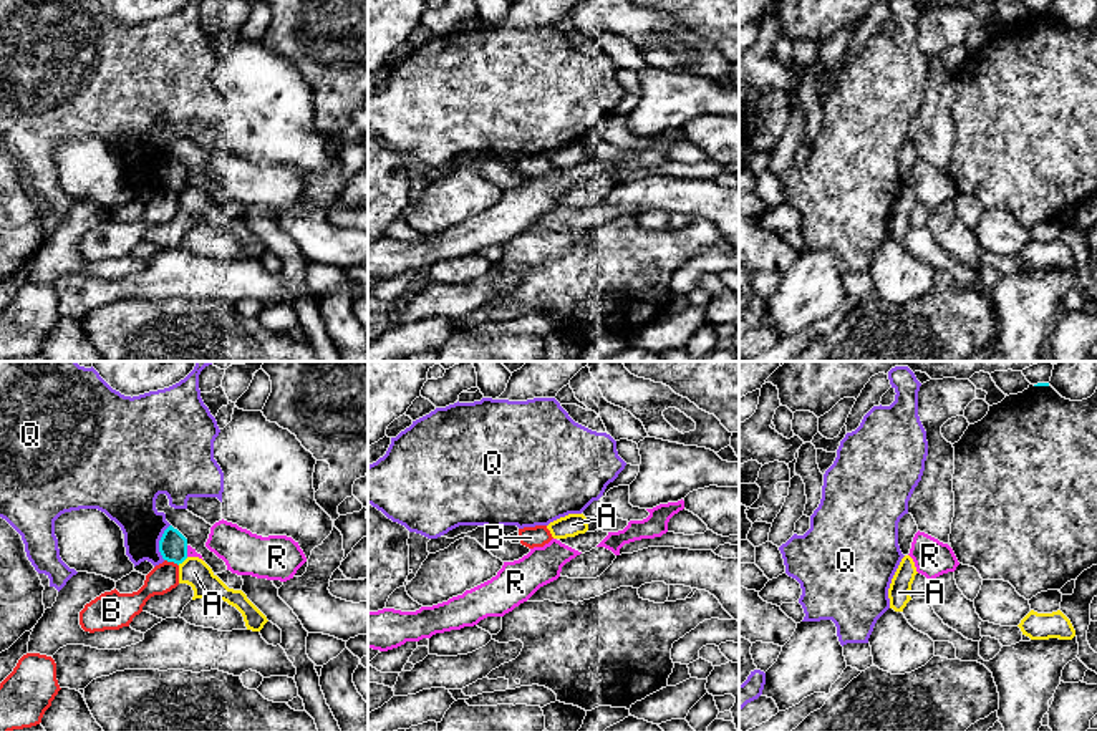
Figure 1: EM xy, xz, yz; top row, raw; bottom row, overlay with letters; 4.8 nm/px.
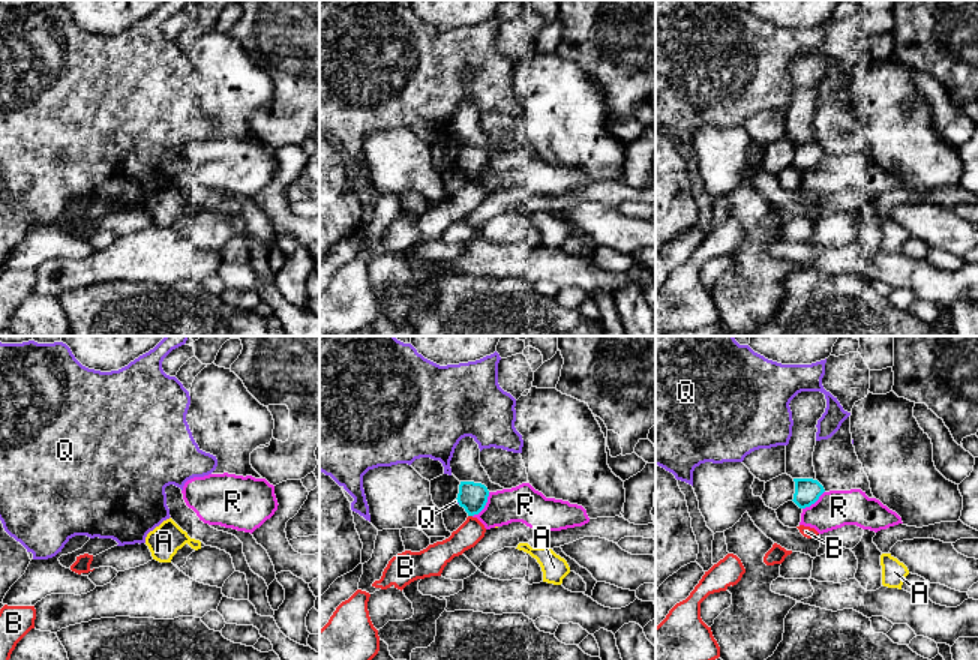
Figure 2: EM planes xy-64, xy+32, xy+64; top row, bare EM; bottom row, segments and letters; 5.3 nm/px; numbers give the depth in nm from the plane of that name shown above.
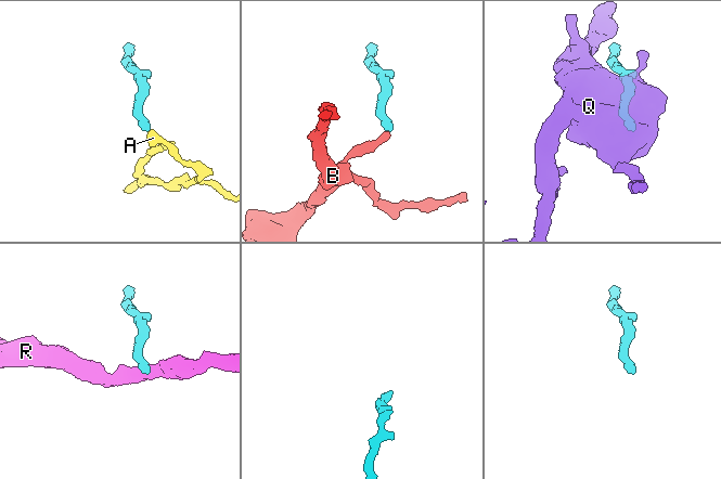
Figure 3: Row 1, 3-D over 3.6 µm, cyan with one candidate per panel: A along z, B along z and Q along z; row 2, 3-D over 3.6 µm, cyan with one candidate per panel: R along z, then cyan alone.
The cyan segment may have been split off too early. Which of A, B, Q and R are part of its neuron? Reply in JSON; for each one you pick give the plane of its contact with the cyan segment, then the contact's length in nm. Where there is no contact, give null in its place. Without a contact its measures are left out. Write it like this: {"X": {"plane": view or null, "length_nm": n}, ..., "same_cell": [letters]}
{"same_cell": []}

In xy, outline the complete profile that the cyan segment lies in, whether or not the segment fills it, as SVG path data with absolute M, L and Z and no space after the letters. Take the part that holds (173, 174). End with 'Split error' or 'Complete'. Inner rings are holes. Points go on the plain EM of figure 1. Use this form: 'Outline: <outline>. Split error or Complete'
Outline: M169 154L159 169L159 181L164 189L179 194L187 187L187 167Z. Complete

